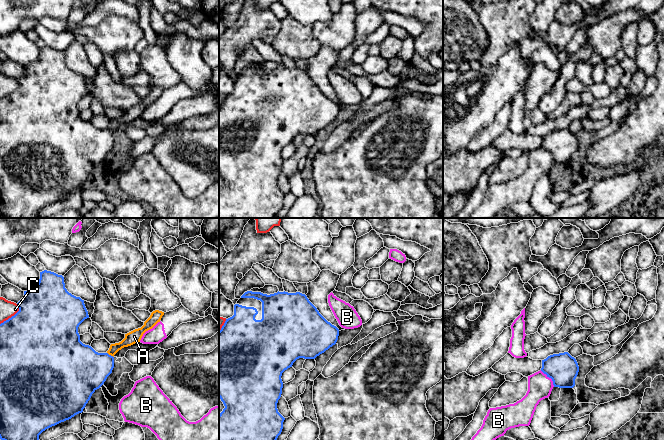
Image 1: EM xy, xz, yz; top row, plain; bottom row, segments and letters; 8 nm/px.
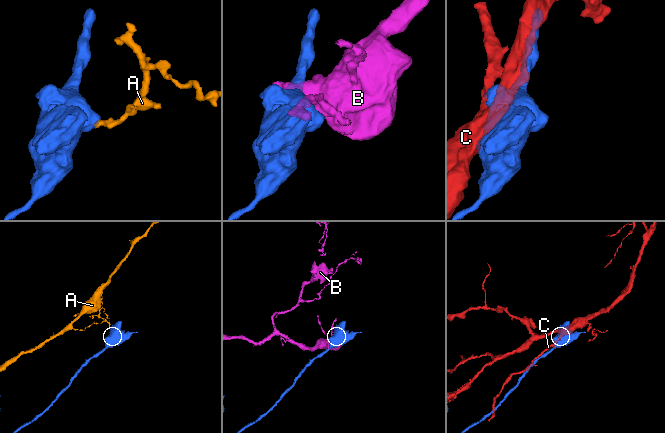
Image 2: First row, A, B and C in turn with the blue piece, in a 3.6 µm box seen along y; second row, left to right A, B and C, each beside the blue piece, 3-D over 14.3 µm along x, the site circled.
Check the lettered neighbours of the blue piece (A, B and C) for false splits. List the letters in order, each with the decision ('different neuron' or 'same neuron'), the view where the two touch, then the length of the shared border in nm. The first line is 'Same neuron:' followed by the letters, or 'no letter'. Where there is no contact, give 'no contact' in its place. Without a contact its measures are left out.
Same neuron: no letter
A: different neuron; contact in xy; length 70 nm
B: different neuron; contact in yz; length 180 nm
C: different neuron; contact in xy; length 220 nm

